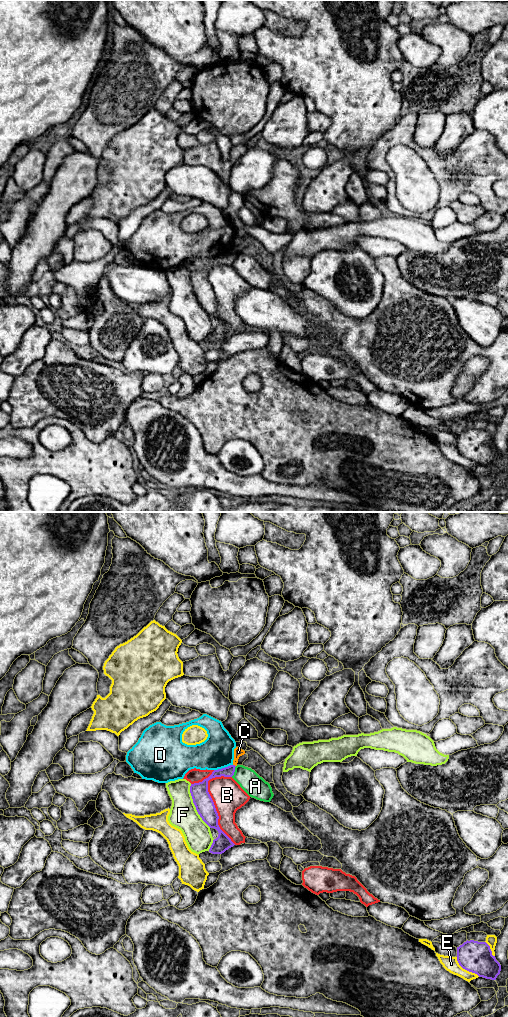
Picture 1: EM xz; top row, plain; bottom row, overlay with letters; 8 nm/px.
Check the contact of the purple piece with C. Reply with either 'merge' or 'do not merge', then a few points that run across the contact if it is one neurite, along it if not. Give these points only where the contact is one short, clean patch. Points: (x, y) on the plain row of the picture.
do not merge; line xz (233, 252), (235, 254)

